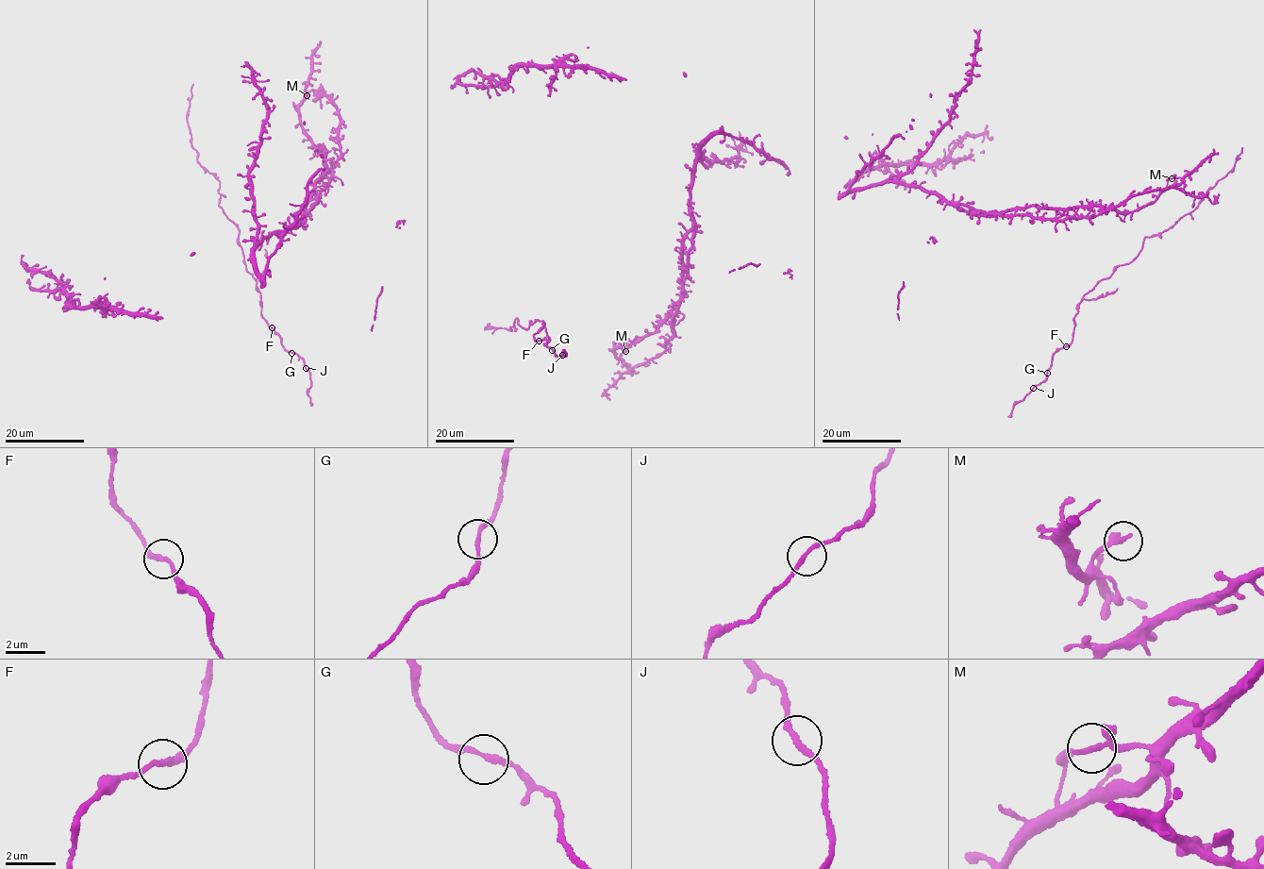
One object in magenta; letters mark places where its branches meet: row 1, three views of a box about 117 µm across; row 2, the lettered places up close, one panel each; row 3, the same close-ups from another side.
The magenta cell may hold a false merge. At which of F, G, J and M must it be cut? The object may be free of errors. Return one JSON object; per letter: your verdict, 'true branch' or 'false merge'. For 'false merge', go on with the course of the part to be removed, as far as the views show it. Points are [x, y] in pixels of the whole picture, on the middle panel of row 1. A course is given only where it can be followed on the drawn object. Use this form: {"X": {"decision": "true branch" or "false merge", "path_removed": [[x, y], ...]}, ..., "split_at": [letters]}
{"F": {"decision": "true branch"}, "G": {"decision": "true branch"}, "J": {"decision": "true branch"}, "M": {"decision": "true branch"}, "split_at": []}

